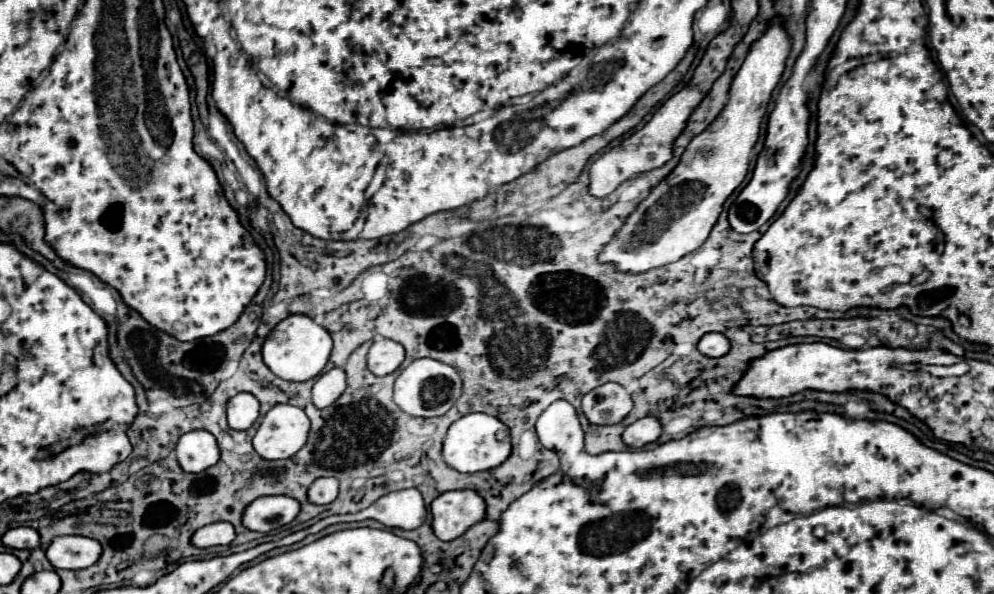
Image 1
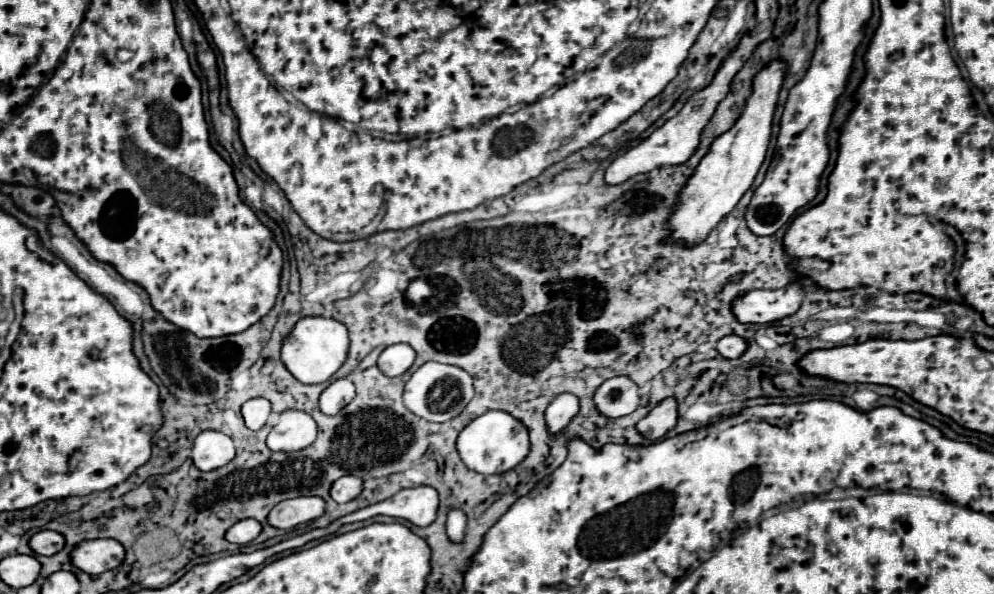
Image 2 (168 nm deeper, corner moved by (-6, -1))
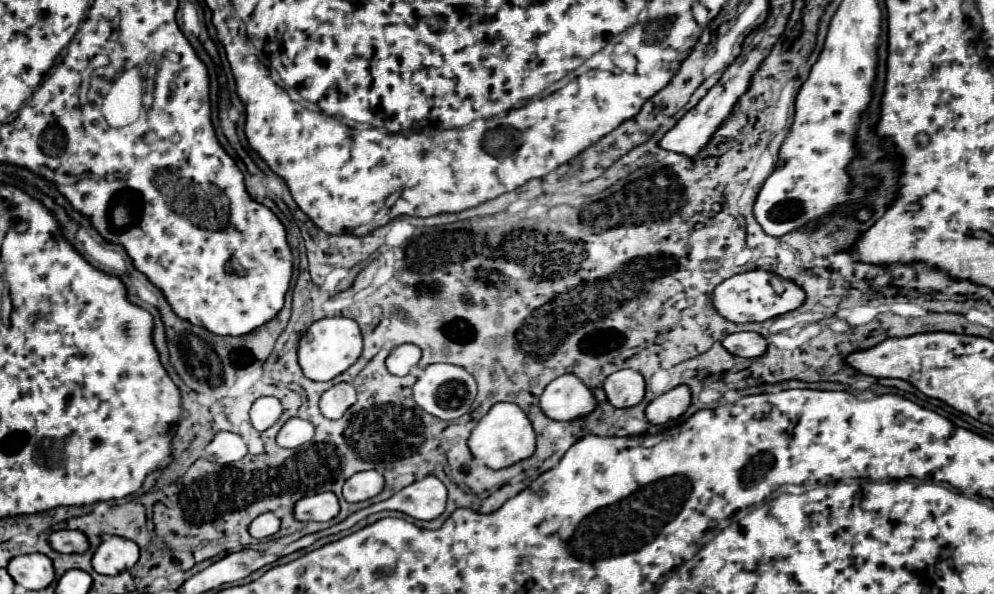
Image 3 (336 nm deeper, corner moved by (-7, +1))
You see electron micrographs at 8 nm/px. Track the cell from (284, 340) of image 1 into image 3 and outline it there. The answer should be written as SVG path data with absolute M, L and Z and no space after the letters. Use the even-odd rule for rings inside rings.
M326 317L314 321L298 343L298 365L312 381L330 381L344 373L362 353L362 335L358 323L348 317Z

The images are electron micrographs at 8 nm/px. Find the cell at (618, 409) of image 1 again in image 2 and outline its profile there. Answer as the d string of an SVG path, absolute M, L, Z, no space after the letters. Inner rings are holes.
M625 375L603 381L595 393L595 405L605 417L623 417L639 407L639 387Z

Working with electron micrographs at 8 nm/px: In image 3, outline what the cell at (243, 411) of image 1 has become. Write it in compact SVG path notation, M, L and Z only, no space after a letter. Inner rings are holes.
M260 397L254 401L250 409L250 421L258 431L266 431L272 427L282 415L282 405L276 397Z

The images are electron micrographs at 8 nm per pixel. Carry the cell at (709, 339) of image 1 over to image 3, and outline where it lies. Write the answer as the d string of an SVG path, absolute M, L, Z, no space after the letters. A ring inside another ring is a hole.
M732 333L722 341L722 345L736 357L758 357L766 353L768 341L758 333Z

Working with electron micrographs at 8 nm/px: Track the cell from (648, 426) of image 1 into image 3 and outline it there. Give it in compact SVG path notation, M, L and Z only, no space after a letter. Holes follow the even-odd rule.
M680 385L680 387L674 387L672 391L656 397L646 407L646 419L652 425L664 425L664 423L674 421L680 415L684 415L688 405L690 405L690 389L686 385Z

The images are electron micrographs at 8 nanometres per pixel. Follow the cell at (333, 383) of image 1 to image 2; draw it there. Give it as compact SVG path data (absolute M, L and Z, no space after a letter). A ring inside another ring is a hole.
M349 379L333 381L319 397L319 407L325 415L337 415L355 397L355 387Z

